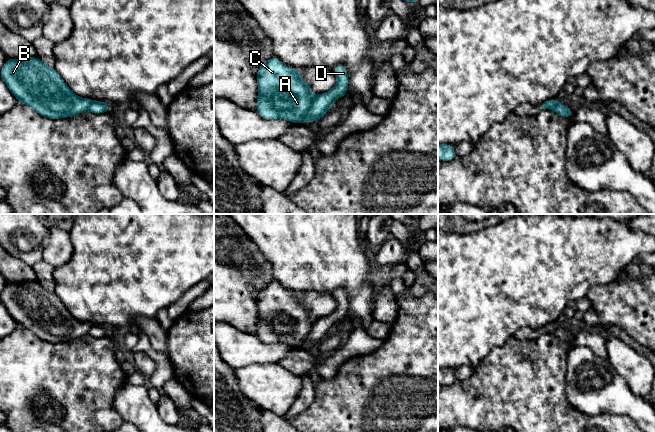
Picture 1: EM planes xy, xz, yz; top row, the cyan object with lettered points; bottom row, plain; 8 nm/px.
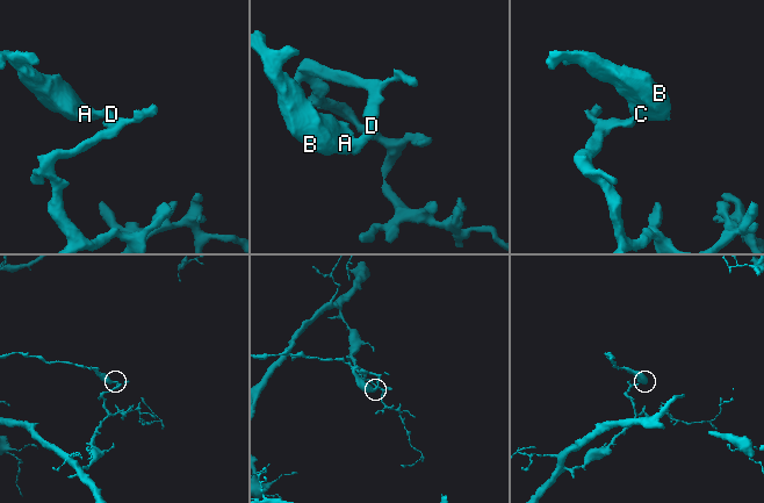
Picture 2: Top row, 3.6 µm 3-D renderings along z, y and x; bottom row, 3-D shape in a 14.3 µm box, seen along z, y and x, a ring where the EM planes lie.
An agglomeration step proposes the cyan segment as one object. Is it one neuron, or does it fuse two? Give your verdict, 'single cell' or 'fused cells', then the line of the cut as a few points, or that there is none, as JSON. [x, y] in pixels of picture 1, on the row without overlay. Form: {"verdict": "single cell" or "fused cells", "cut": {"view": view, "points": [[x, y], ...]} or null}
{"verdict": "fused cells", "cut": {"view": "xz", "points": [[315, 320], [304, 344]]}}

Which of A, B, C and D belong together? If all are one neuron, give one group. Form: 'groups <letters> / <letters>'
groups A B C / D

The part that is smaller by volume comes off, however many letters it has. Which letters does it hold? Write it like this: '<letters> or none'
A, B, C

